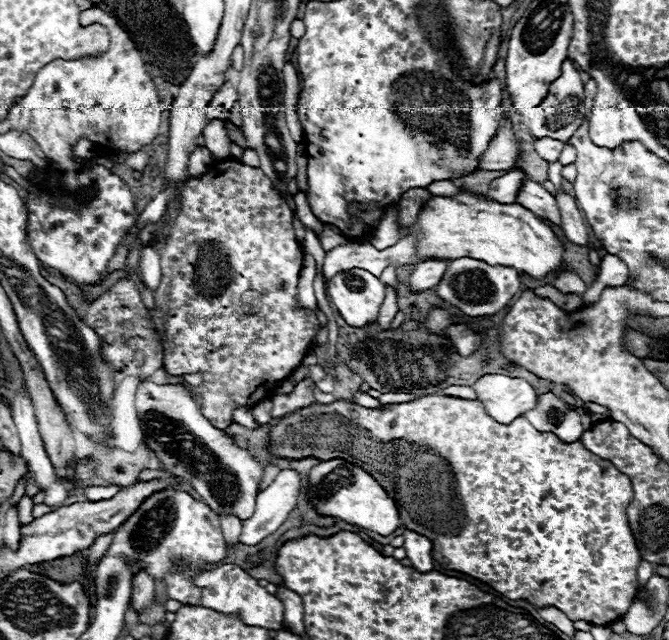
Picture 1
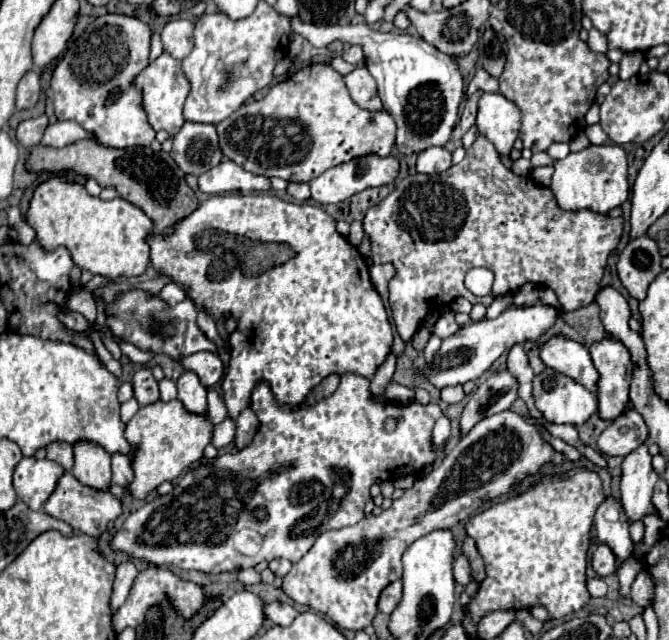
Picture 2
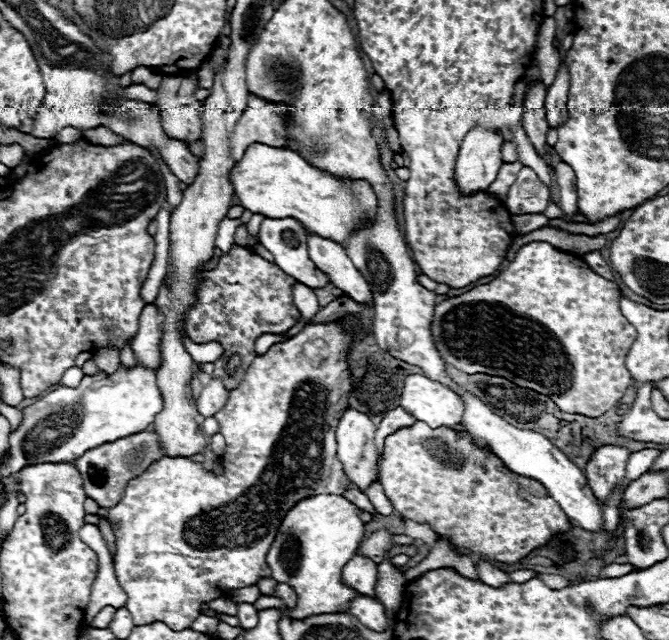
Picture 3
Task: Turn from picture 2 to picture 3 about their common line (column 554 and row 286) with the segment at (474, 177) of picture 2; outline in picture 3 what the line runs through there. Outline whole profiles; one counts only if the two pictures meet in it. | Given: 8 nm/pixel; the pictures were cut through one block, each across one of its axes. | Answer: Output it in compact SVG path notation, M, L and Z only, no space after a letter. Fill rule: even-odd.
M232 246L230 254L222 254L220 256L220 262L214 270L206 272L204 274L204 280L202 284L198 286L198 304L194 308L188 310L188 318L186 318L186 334L190 336L192 342L196 344L206 344L206 342L220 342L224 346L224 356L220 360L214 362L216 370L214 370L214 376L220 376L222 382L228 386L228 388L236 388L240 378L242 378L242 370L248 368L248 364L254 360L254 342L258 336L262 334L282 334L286 332L288 328L292 328L298 320L300 320L300 312L294 304L294 298L292 298L292 286L298 284L296 278L288 276L286 272L282 272L276 264L260 258L258 254L254 254L252 250L248 248L240 248L240 246ZM232 354L240 354L240 368L236 374L228 376L226 374L226 362Z

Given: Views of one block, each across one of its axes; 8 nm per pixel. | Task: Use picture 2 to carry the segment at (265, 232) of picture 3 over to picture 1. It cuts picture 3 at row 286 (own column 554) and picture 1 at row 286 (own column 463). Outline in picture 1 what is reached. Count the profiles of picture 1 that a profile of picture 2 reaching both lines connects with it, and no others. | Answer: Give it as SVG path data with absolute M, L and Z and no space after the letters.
M352 268L348 272L338 274L330 282L326 282L326 292L328 292L332 304L336 306L338 314L344 318L344 322L348 326L354 326L354 328L376 324L378 310L380 310L380 306L384 302L384 296L386 296L384 284L376 276L372 276L370 272L366 272L362 268Z

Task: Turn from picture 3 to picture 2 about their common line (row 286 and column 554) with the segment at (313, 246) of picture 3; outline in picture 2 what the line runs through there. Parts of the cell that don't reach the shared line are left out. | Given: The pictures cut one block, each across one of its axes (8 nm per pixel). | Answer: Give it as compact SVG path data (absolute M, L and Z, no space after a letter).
M554 336L542 344L540 358L548 368L576 380L578 384L584 384L590 392L596 392L596 380L600 376L596 376L588 348L584 348L580 342Z

